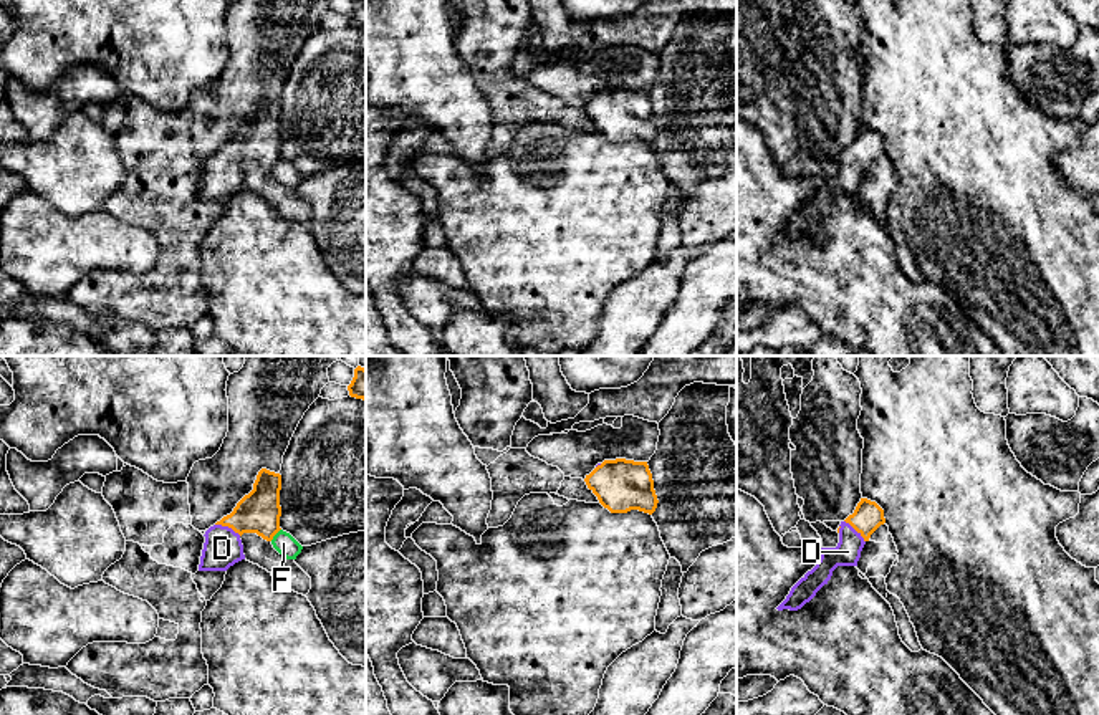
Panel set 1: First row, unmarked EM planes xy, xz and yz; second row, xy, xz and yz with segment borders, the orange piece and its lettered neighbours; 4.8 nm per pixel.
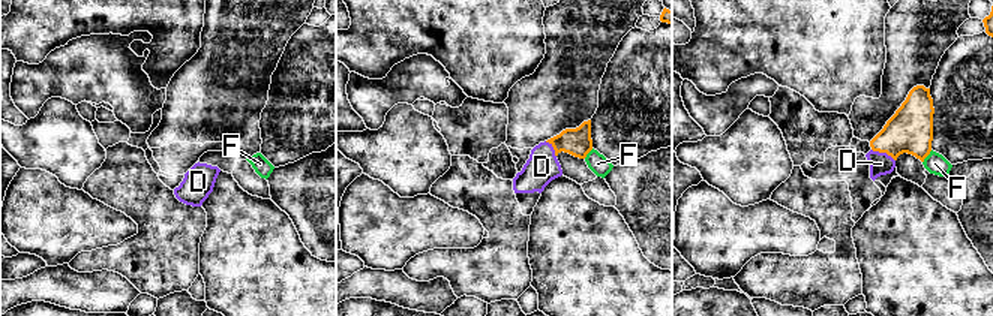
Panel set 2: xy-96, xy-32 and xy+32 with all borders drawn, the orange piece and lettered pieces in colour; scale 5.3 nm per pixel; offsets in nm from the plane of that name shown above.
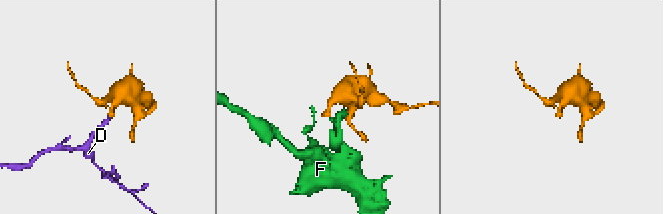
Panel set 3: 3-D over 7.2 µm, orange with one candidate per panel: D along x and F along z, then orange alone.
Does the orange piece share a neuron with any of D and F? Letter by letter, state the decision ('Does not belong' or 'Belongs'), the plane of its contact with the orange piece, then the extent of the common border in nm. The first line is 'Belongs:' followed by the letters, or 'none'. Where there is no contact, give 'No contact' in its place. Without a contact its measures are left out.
Belongs: D
D: Belongs. Touches orange in xy. Shared border 140 nm
F: Does not belong. Touches orange in xy. Shared border 80 nm

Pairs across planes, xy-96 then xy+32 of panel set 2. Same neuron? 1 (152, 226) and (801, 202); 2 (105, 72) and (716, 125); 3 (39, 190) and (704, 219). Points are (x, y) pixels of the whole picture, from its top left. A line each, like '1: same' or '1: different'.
1: same
2: same
3: same

